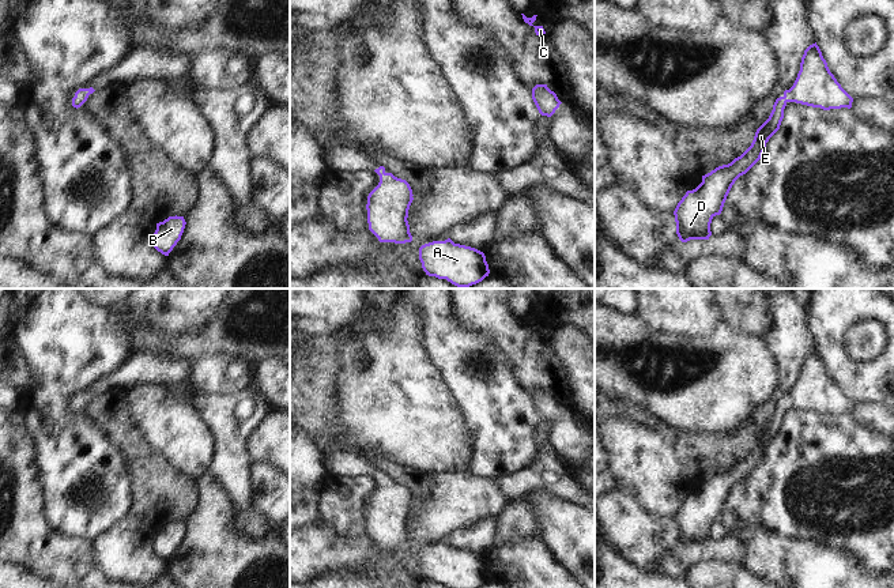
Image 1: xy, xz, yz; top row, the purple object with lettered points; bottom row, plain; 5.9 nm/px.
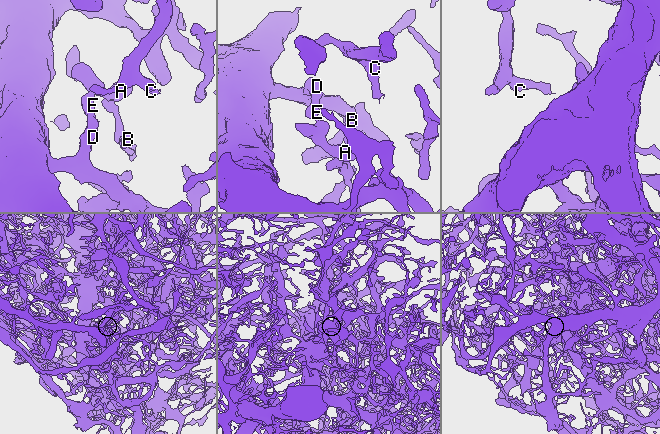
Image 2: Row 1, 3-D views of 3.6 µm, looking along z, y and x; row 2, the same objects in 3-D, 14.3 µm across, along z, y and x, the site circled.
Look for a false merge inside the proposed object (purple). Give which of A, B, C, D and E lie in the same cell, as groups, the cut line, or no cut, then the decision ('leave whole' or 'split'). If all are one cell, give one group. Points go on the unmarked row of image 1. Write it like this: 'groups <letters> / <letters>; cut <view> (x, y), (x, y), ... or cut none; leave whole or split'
groups A B C D E; cut none; leave whole

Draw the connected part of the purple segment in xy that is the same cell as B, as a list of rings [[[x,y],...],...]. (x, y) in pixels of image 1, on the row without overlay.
[[[169,521],[163,527],[156,528],[154,538],[154,553],[165,561],[173,555],[185,534],[184,521]]]

